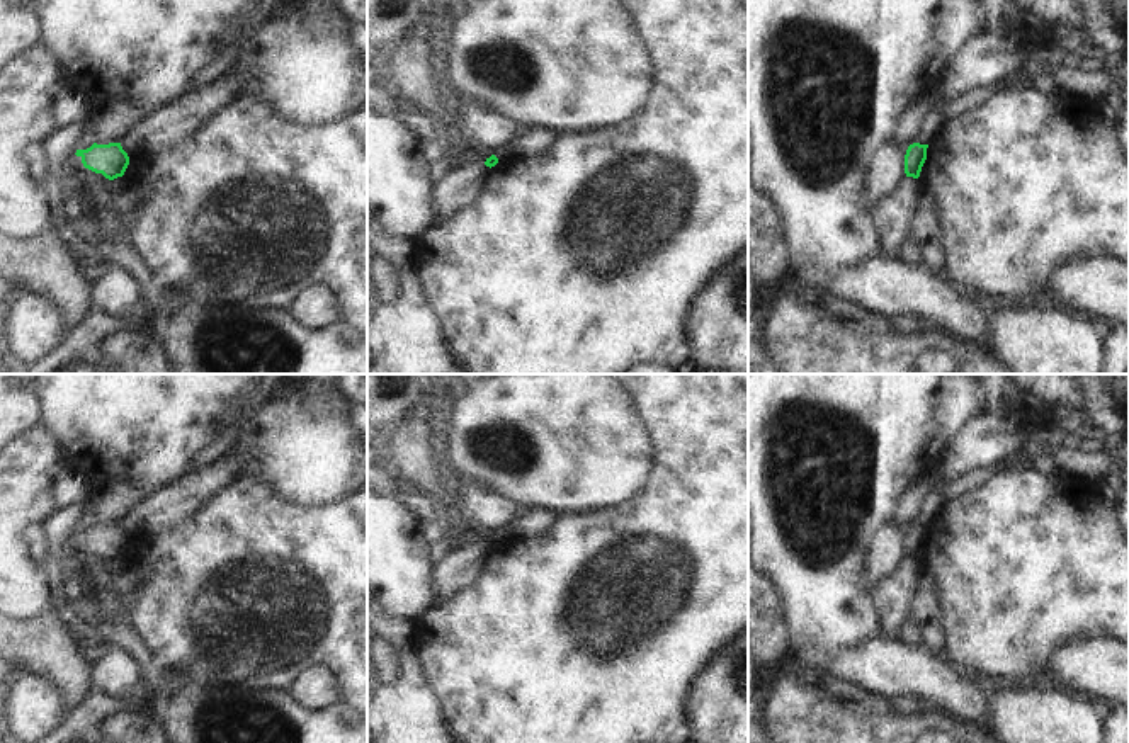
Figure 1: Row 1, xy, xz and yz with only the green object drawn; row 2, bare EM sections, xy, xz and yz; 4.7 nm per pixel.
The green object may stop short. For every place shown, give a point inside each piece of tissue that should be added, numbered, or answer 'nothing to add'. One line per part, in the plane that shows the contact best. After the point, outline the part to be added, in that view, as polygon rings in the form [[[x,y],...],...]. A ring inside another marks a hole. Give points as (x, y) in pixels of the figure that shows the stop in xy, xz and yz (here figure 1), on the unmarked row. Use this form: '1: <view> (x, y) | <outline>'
nothing to add

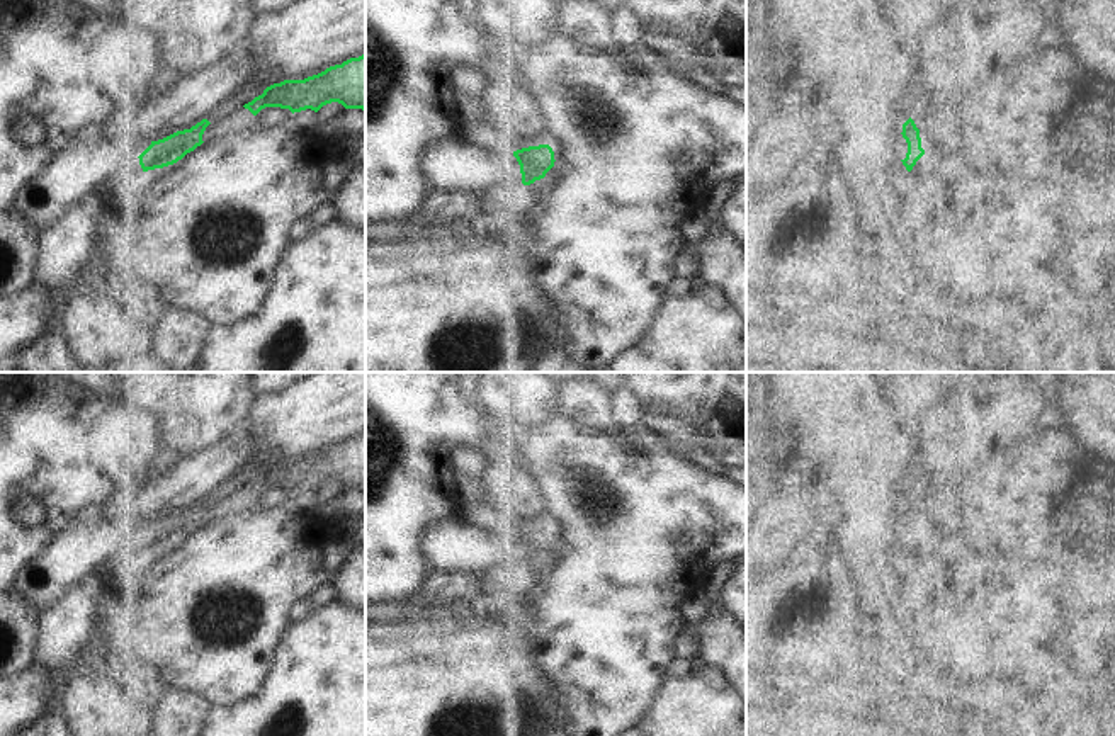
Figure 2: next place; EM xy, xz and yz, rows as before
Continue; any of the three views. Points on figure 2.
1: xz (468, 543) | [[[471,508],[428,524],[420,535],[420,552],[433,573],[510,576],[524,566],[513,532]]]

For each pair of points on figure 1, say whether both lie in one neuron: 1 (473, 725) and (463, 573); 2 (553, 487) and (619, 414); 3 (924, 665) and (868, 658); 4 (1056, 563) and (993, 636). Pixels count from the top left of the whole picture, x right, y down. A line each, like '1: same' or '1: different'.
1: different
2: same
3: same
4: same

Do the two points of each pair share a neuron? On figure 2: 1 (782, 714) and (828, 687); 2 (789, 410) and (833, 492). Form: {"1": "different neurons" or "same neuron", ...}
{"1": "different neurons", "2": "same neuron"}

